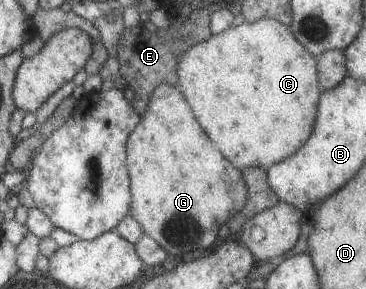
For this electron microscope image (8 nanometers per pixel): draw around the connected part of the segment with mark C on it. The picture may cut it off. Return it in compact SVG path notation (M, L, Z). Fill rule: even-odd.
M272 18L232 26L219 34L194 44L176 64L178 88L184 92L200 126L218 146L218 150L236 166L268 169L292 156L310 138L320 100L318 58L296 40L292 30Z

